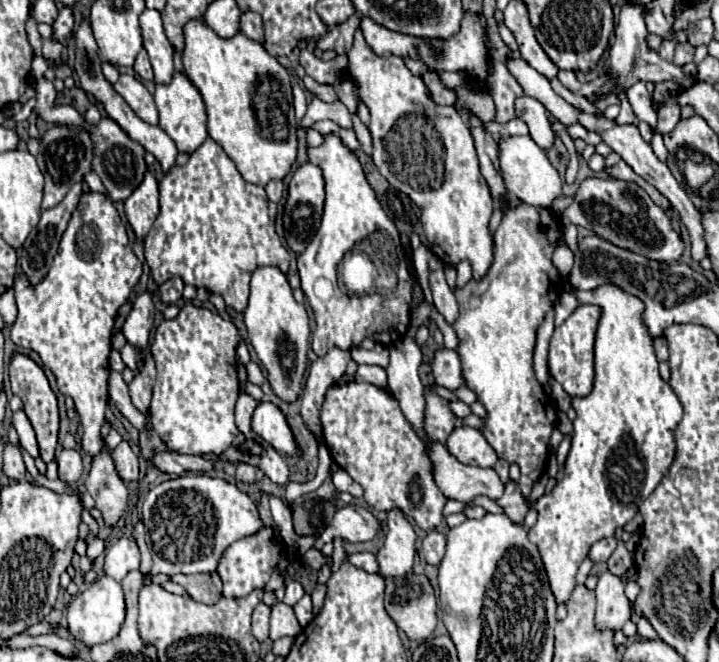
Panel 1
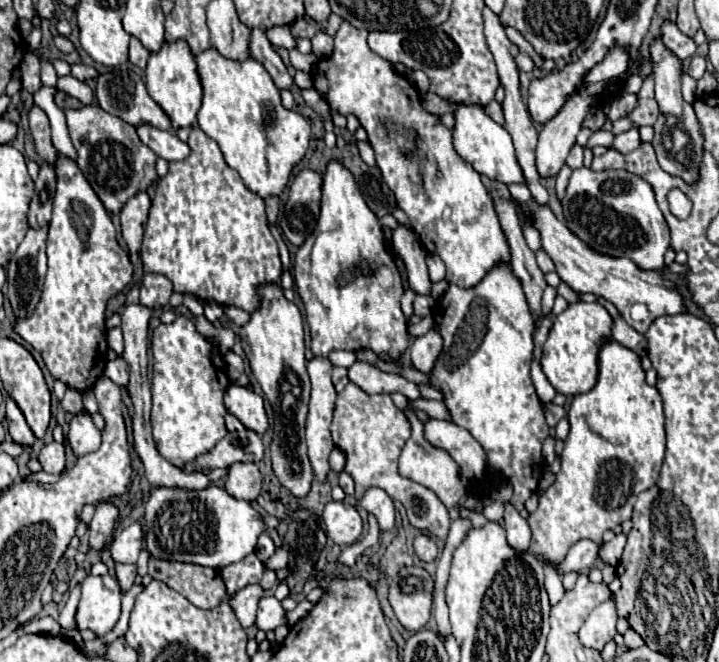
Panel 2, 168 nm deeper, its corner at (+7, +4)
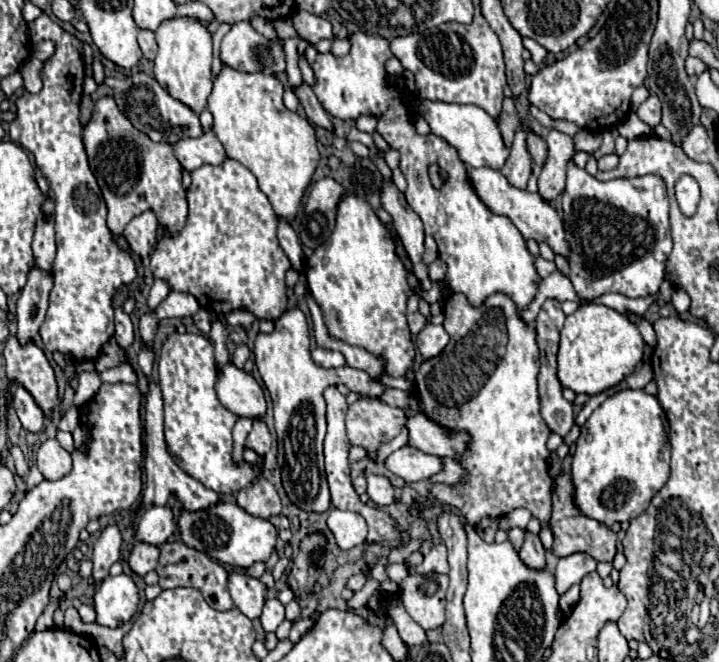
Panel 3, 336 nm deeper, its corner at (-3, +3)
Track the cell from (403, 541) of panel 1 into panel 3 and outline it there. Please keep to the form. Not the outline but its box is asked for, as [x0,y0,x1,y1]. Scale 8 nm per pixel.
[368,475,394,507]

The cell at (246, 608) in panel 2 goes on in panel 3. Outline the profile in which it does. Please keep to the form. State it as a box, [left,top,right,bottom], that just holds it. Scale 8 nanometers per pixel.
[230,571,268,619]

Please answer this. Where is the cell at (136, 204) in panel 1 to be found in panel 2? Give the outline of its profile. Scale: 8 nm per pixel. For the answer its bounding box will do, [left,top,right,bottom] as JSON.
[120,192,150,254]

